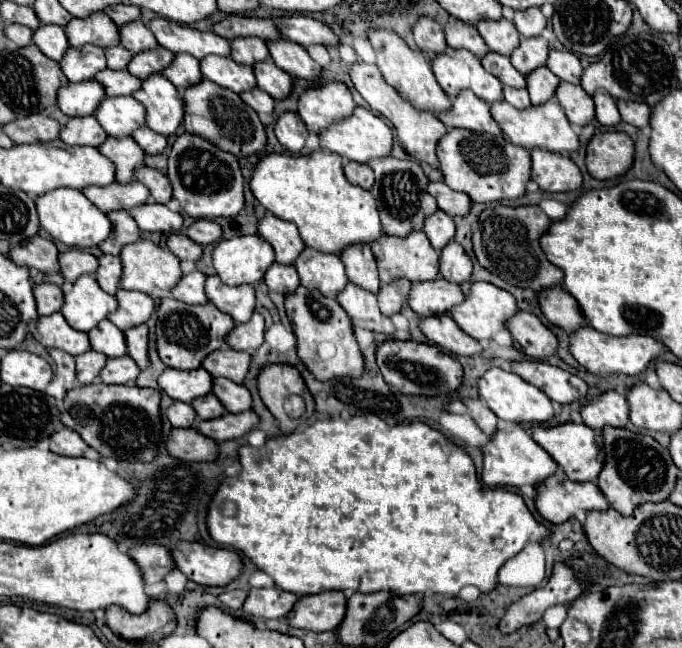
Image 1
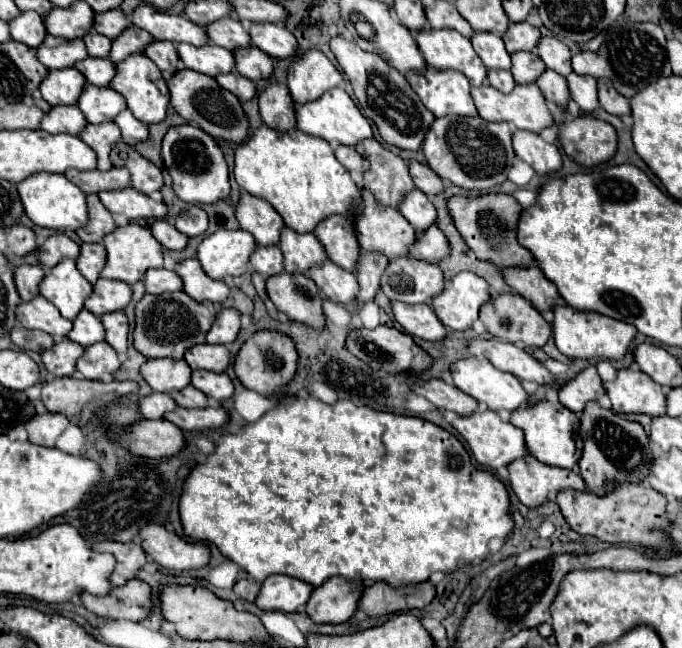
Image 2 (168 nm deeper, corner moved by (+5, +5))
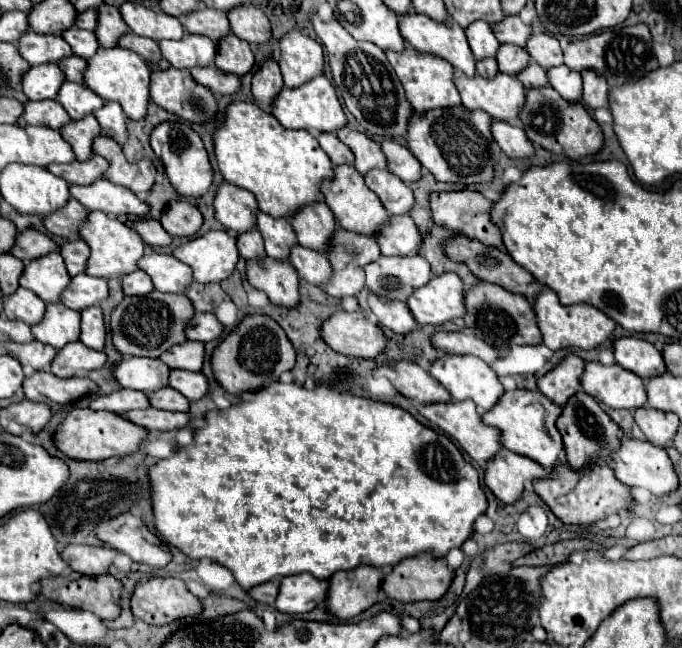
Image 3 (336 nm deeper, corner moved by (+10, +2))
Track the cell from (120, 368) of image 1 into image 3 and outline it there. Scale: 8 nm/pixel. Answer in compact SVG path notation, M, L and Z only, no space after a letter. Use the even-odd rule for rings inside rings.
M68 343L68 347L62 347L56 353L56 359L52 361L50 371L56 377L74 377L80 371L92 371L106 365L106 353L104 351L92 351L90 347L84 347L84 343Z

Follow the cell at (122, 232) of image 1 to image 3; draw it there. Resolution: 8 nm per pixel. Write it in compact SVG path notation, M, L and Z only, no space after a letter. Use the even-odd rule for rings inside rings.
M70 199L60 211L54 211L52 215L42 217L42 223L52 235L78 239L78 225L84 223L86 215L88 211L76 199Z

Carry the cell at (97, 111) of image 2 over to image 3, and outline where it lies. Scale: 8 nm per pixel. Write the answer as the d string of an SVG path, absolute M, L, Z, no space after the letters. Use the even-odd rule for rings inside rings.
M72 81L62 83L62 87L58 91L58 101L72 119L82 119L84 115L88 115L104 105L104 99L100 99L86 85L72 83Z

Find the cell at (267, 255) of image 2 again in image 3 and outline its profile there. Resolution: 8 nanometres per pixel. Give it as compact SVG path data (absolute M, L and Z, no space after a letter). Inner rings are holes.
M250 229L250 231L244 231L244 233L238 233L238 235L236 235L236 245L238 245L238 251L240 251L240 255L242 255L244 259L266 257L262 235L260 235L256 229Z

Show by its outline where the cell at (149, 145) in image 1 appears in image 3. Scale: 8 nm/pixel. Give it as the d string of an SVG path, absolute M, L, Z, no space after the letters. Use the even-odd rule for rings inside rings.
M106 101L104 107L96 109L92 115L98 119L102 135L108 135L108 137L116 139L120 145L126 141L126 137L128 137L128 133L126 133L126 115L116 105L116 101Z

